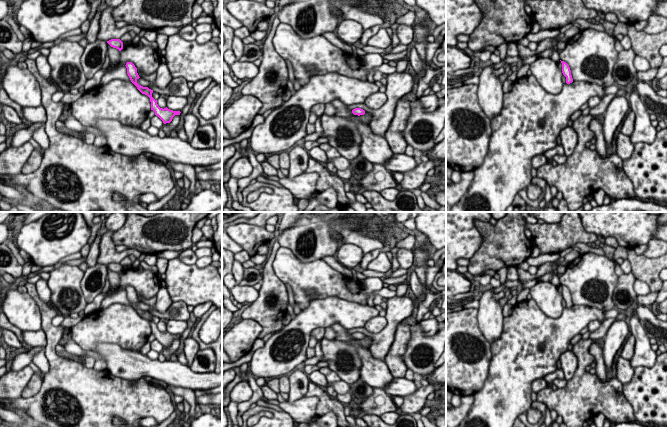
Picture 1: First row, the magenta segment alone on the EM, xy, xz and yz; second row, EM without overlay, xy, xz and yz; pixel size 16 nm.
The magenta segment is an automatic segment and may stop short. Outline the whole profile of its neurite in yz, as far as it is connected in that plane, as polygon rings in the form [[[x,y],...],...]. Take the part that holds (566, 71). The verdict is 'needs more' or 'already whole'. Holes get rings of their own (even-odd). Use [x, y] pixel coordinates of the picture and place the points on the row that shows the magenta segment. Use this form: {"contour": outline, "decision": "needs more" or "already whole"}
{"contour": [[[561,61],[561,63],[562,63],[562,73],[566,77],[566,83],[567,84],[570,84],[570,83],[573,82],[573,78],[572,78],[572,75],[571,75],[570,67],[564,61]]], "decision": "already whole"}

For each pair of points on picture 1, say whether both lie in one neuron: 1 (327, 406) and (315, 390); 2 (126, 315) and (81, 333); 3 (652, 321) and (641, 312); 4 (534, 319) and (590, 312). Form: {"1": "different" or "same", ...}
{"1": "same", "2": "same", "3": "same", "4": "same"}

